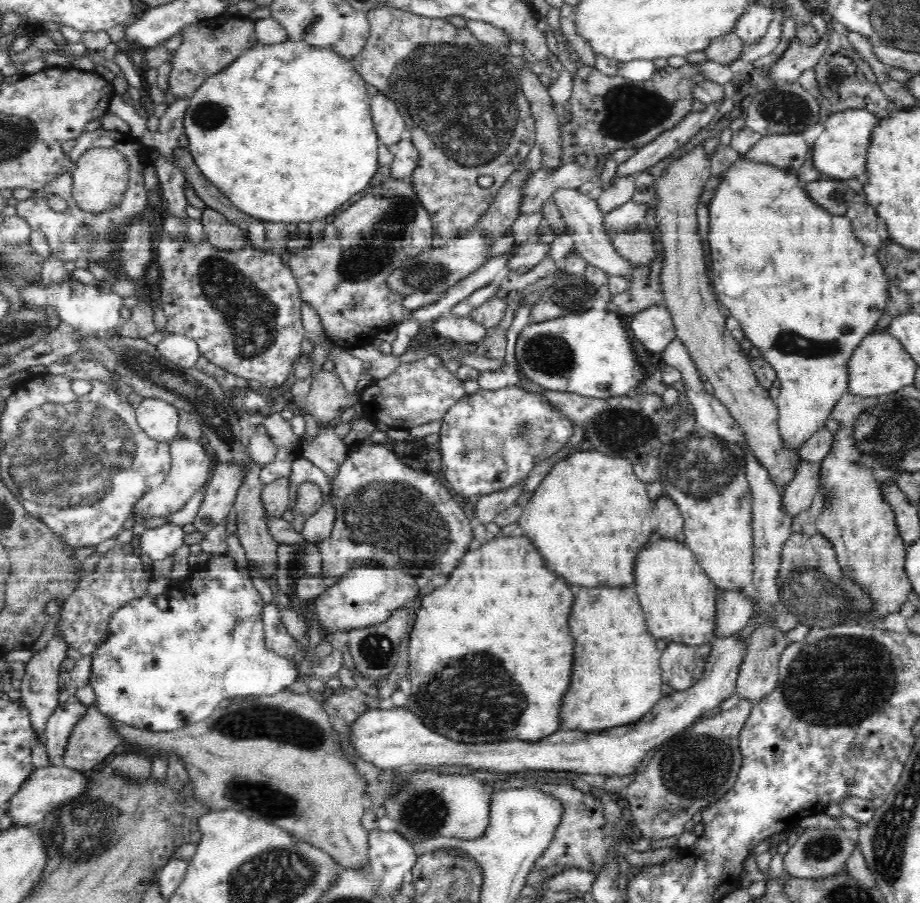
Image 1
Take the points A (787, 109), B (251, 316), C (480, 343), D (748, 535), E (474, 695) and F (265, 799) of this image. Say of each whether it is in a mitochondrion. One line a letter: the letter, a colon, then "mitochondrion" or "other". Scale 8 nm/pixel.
A: mitochondrion
B: mitochondrion
C: other
D: other
E: mitochondrion
F: mitochondrion

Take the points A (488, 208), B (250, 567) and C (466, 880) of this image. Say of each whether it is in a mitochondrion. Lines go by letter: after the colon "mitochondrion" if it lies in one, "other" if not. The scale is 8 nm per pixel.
A: other
B: other
C: mitochondrion

